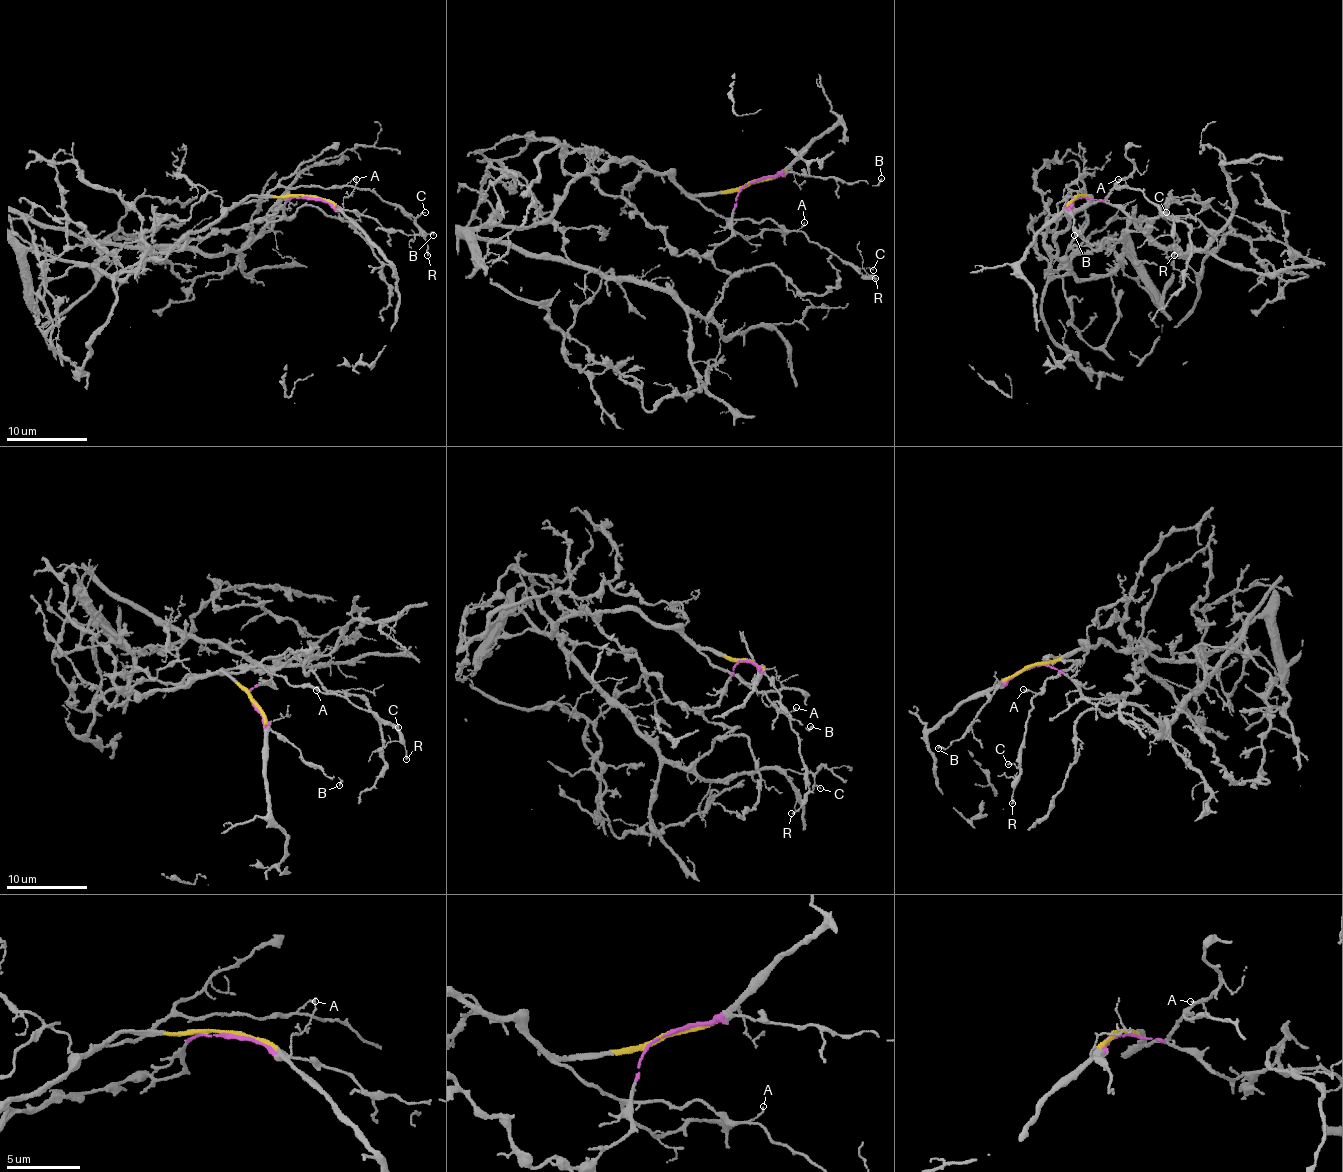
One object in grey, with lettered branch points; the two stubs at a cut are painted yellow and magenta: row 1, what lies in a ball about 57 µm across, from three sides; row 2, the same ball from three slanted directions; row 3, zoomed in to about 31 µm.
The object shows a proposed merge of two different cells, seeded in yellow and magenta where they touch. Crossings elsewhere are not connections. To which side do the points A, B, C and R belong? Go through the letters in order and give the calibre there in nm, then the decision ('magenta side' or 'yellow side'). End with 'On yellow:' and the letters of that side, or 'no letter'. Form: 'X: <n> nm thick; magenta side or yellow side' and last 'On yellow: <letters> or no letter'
A: 120 nm thick; yellow side
B: 140 nm thick; magenta side
C: 110 nm thick; yellow side
R: 140 nm thick; yellow side
On yellow: A, C, R

